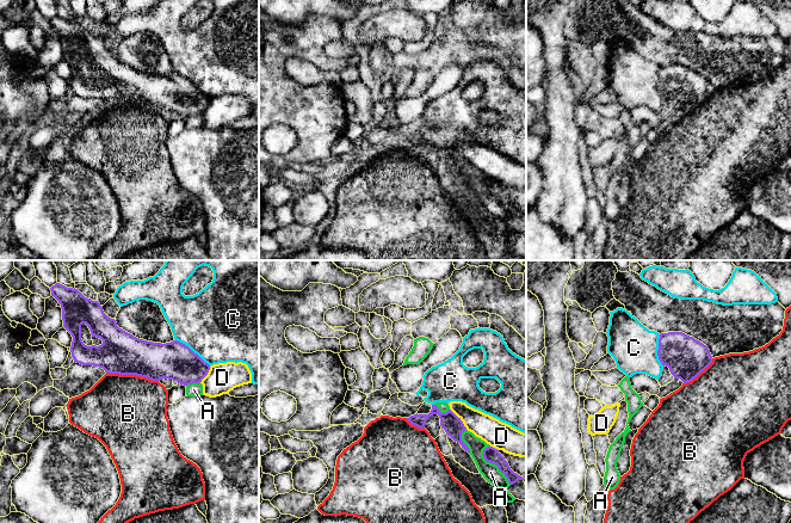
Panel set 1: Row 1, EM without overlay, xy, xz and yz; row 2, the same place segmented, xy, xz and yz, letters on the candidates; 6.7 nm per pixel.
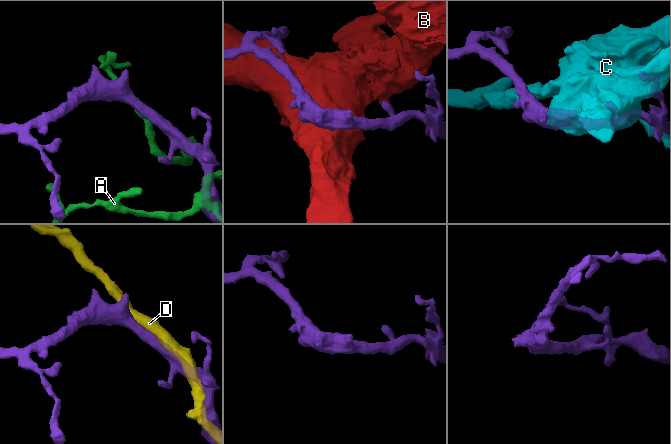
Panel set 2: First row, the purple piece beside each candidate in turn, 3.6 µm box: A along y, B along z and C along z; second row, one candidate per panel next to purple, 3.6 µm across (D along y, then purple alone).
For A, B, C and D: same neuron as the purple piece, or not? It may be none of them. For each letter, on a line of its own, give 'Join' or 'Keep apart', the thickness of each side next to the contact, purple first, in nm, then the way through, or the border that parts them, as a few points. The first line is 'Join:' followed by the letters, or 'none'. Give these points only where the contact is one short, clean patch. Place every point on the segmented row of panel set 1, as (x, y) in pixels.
Join: none
A: Keep apart. Thickness 100 nm (purple) against 120 nm
B: Keep apart. Thickness 280 nm (purple) against 480 nm
C: Keep apart. Thickness 260 nm (purple) against 500 nm
D: Keep apart. Thickness 140 nm (purple) against 180 nm

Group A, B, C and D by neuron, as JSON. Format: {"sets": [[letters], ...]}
{"sets": [["A"], ["B"], ["C"], ["D"]]}

